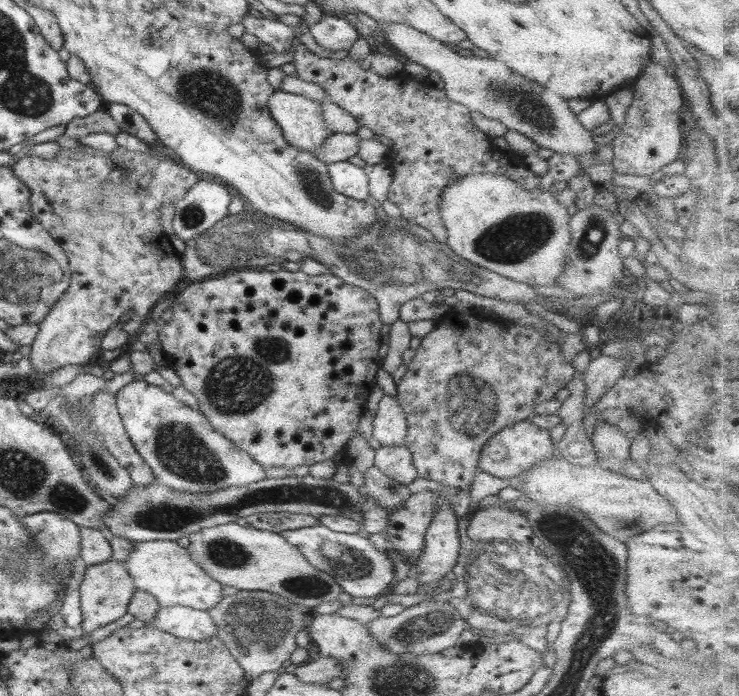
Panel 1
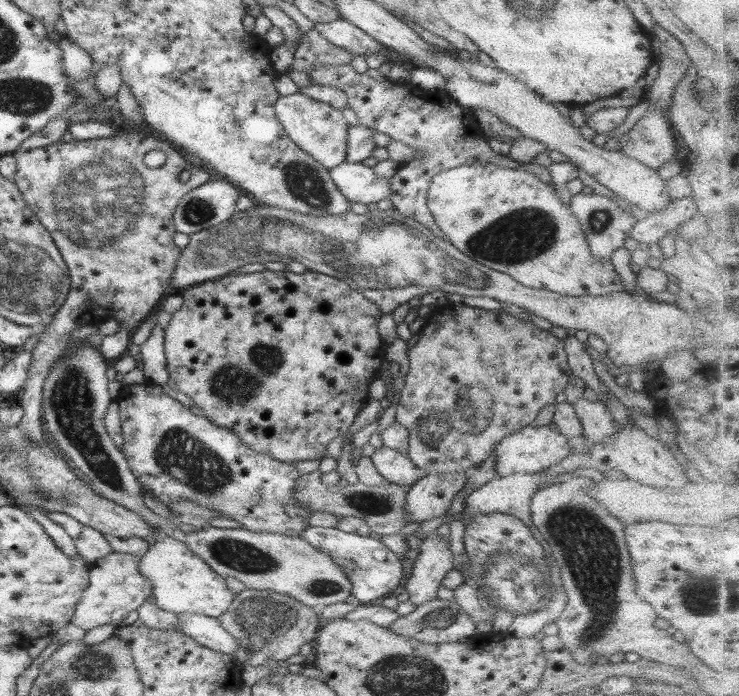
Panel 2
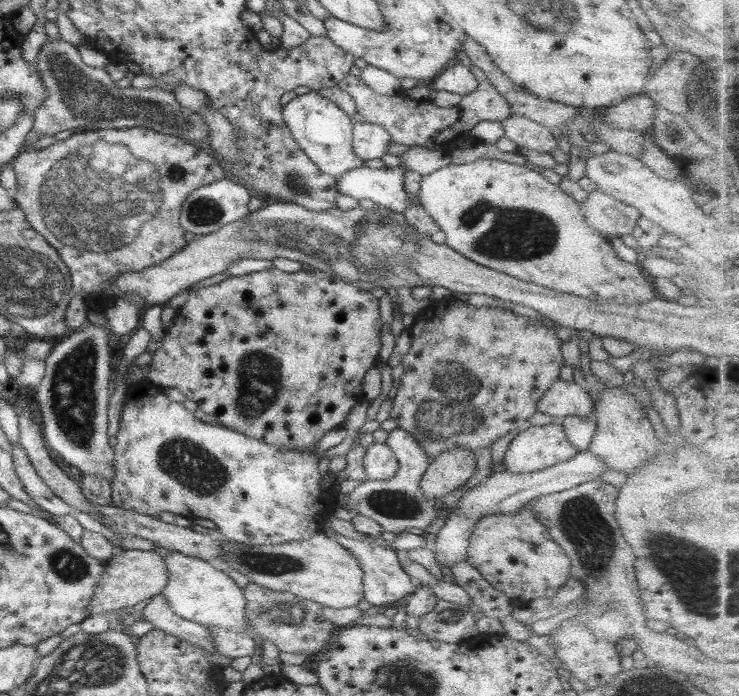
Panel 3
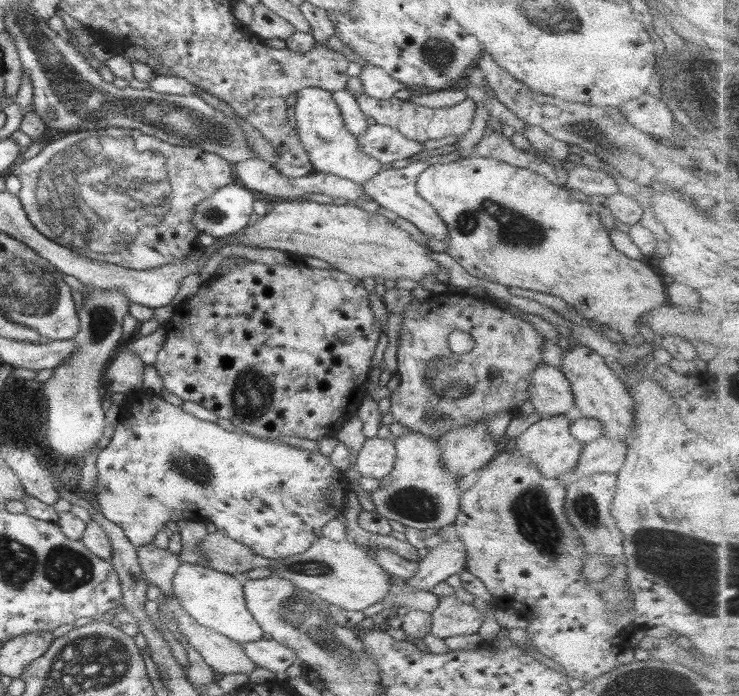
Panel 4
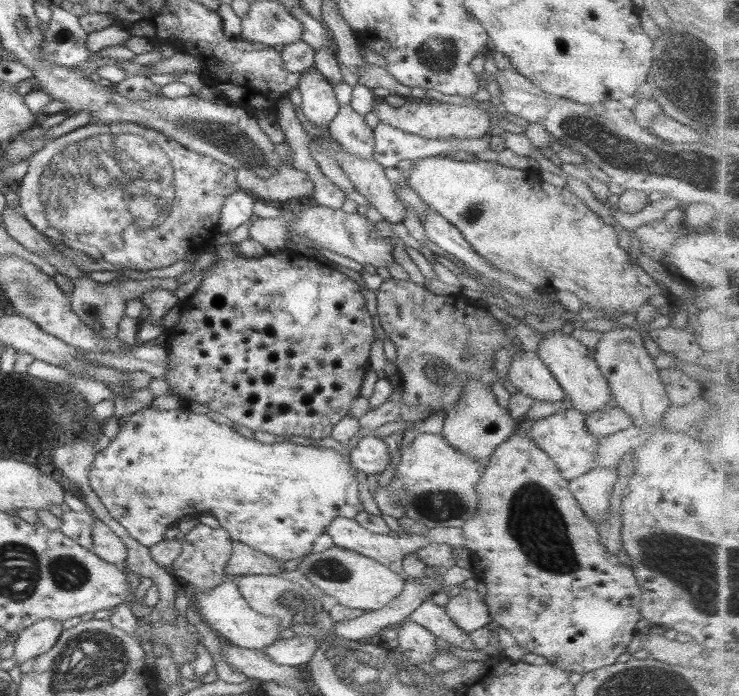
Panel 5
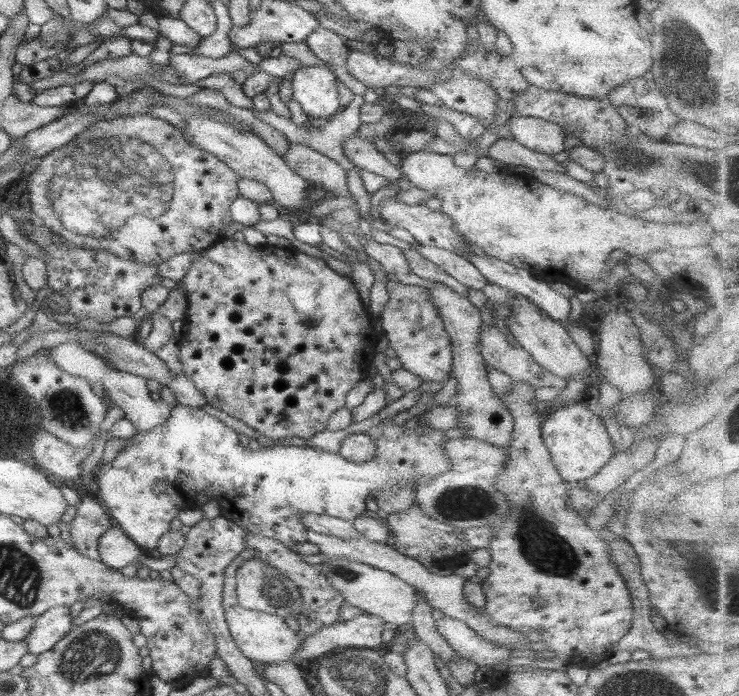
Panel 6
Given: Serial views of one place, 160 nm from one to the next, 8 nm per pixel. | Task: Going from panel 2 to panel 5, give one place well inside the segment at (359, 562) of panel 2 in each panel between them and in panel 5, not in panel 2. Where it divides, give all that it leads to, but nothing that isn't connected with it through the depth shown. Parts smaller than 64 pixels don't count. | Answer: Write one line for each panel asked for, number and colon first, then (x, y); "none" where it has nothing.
3: (385, 582)
4: (401, 595)
5: (434, 618)

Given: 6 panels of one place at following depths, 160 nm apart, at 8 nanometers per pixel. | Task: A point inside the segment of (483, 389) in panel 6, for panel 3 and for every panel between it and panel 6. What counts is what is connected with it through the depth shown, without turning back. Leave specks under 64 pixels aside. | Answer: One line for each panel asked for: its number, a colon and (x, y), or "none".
3: (451, 469)
4: (468, 448)
5: (476, 424)

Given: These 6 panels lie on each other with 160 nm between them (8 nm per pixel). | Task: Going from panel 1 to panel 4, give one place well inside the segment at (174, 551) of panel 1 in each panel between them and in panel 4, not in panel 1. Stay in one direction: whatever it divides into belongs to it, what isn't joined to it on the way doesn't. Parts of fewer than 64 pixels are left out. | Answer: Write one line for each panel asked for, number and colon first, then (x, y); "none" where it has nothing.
2: (182, 583)
3: (196, 591)
4: (214, 599)

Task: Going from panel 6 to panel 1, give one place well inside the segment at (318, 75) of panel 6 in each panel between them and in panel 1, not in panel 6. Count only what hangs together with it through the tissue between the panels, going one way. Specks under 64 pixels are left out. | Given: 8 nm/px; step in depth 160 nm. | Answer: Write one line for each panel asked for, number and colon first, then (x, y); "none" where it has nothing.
1: (301, 121)
2: (316, 128)
3: (322, 130)
4: (320, 127)
5: (319, 104)

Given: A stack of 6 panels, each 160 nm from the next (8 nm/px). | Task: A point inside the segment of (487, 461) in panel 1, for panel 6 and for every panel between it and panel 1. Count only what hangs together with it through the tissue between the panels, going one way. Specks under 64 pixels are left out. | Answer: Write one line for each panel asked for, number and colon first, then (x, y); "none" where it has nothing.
2: (532, 449)
3: (538, 447)
4: (549, 444)
5: (563, 435)
6: (574, 435)

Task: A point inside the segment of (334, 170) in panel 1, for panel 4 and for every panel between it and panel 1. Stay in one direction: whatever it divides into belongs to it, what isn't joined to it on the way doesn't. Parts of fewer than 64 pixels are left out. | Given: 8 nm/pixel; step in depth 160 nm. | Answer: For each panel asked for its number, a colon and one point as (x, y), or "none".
2: (357, 182)
3: (385, 187)
4: (395, 189)

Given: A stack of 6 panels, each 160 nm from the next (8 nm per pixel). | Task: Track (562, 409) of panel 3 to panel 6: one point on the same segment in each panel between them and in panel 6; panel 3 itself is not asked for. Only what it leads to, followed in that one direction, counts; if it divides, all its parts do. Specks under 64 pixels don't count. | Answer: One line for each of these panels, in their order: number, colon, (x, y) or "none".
4: (550, 392)
5: (527, 372)
6: (517, 362)

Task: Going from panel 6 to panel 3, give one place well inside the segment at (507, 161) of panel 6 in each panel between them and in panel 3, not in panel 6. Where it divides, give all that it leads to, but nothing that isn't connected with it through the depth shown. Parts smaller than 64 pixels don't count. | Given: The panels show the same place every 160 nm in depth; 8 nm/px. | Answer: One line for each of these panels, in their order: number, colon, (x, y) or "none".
3: (370, 141)
4: (384, 143)
5: (391, 145)

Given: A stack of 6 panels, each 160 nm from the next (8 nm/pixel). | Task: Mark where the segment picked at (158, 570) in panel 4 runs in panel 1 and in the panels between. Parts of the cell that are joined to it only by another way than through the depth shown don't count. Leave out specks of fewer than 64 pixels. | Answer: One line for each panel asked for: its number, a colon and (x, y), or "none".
1: (106, 590)
2: (114, 587)
3: (130, 577)

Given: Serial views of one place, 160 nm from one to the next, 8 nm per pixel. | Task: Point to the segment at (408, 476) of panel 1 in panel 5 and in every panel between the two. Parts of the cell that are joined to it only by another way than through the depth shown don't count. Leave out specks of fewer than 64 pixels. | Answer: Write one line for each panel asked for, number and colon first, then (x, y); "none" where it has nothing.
2: (395, 467)
3: (380, 463)
4: (376, 459)
5: (370, 456)

